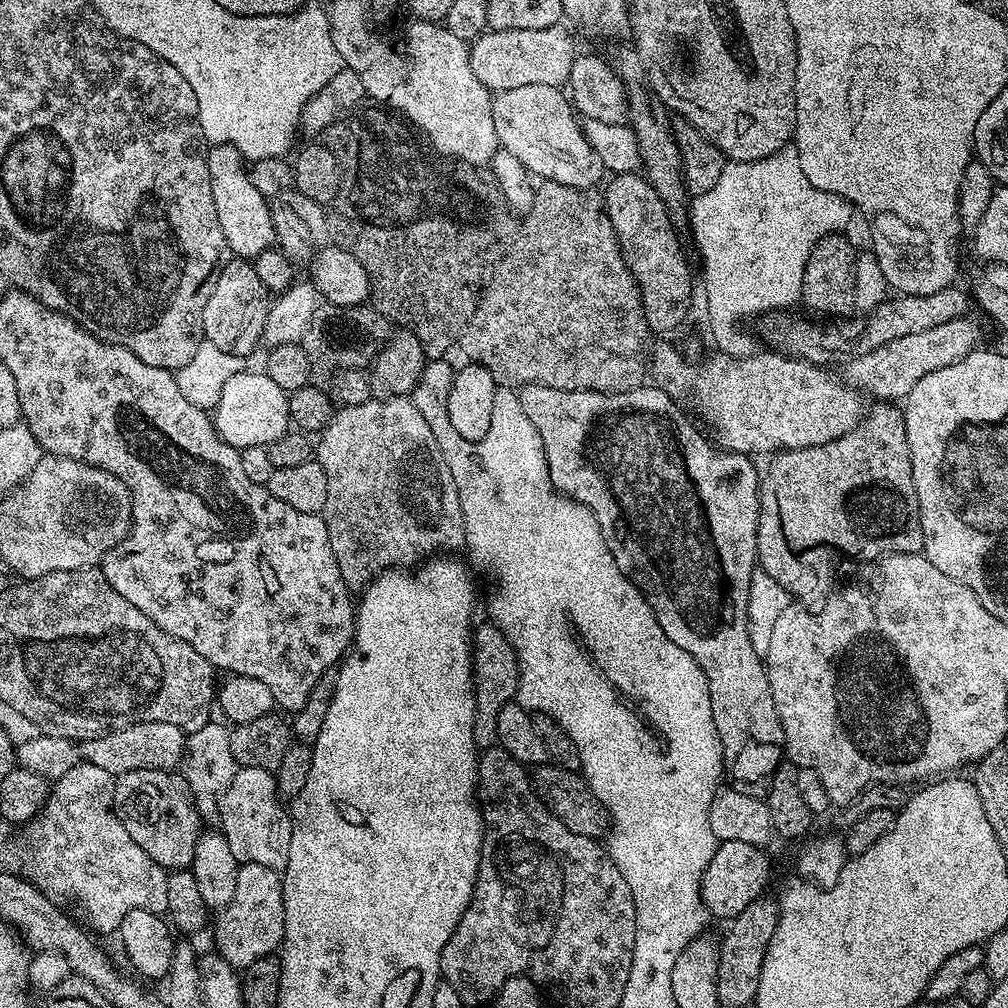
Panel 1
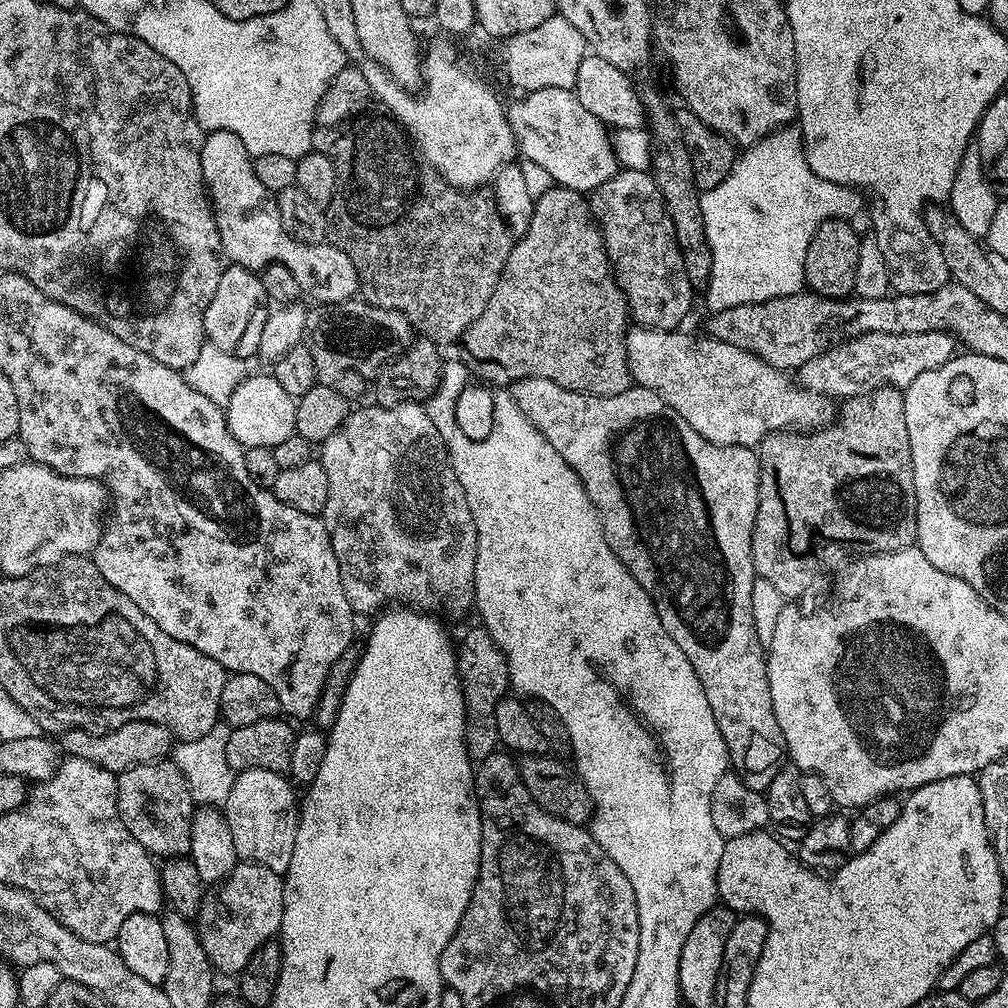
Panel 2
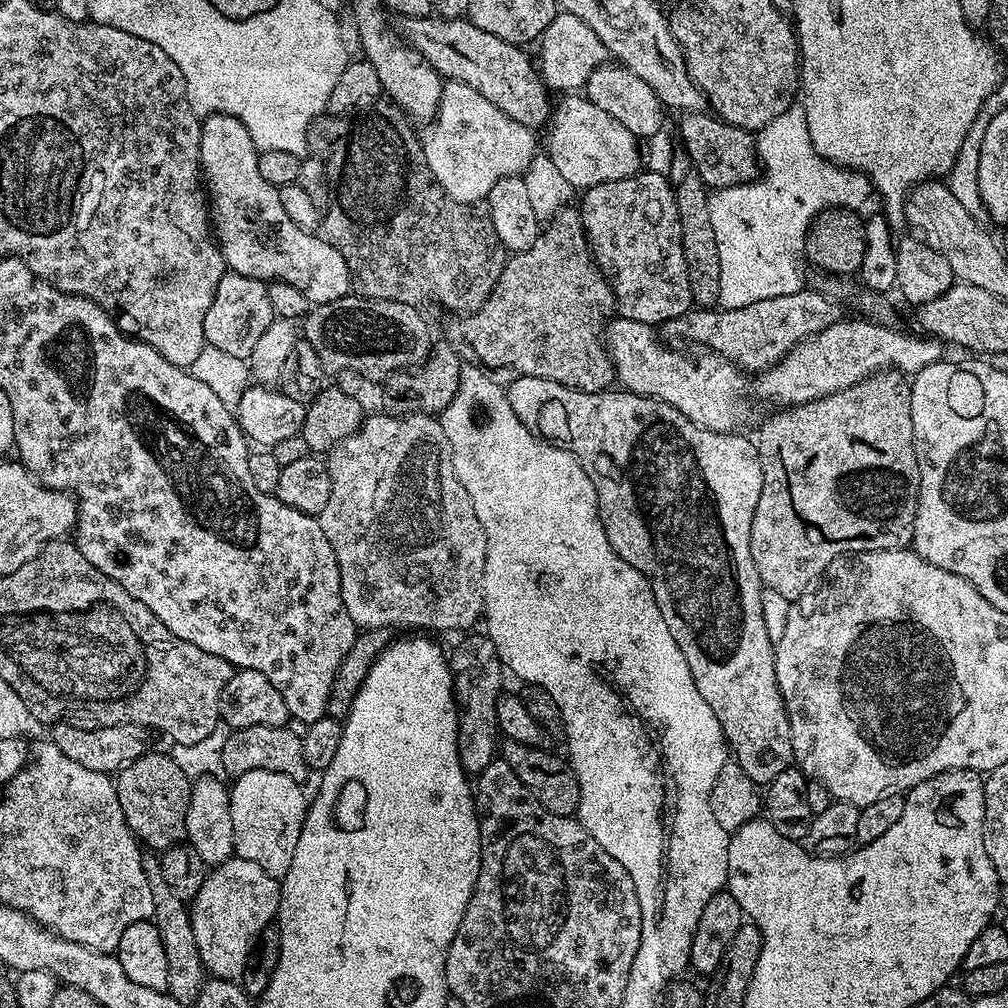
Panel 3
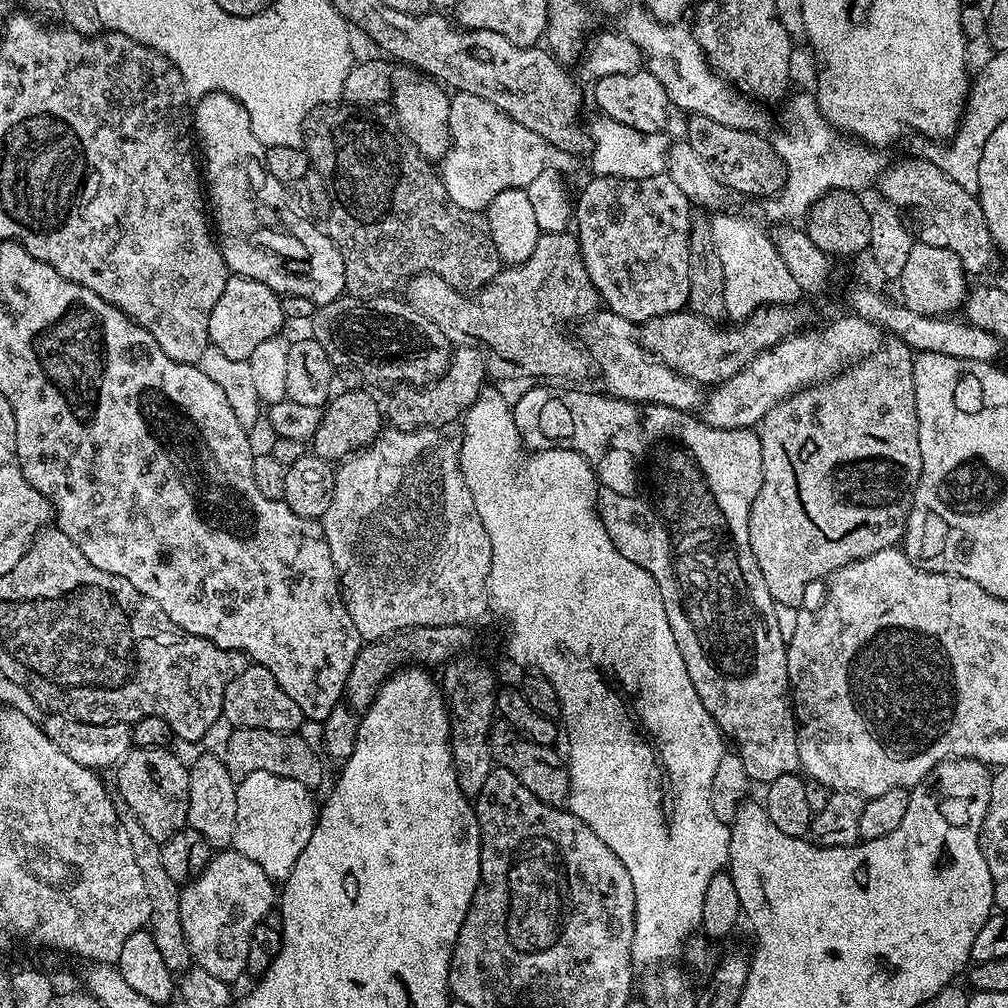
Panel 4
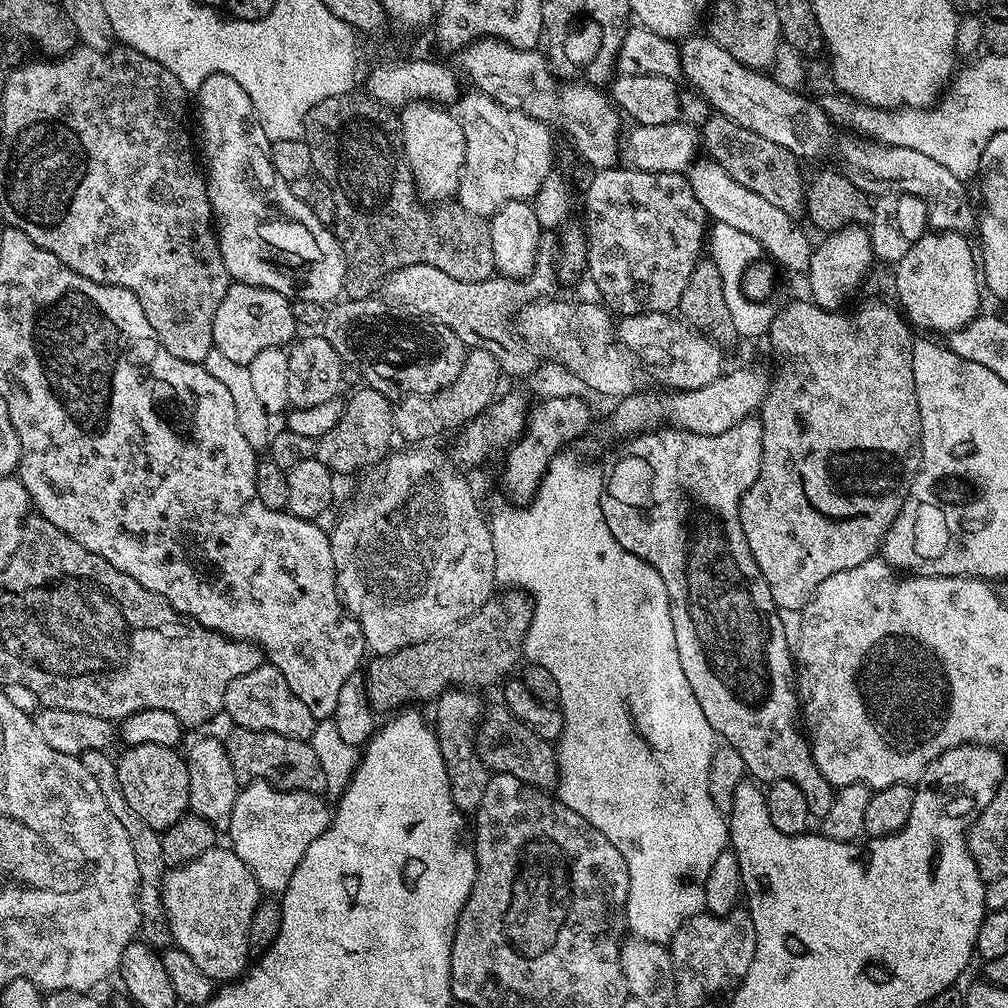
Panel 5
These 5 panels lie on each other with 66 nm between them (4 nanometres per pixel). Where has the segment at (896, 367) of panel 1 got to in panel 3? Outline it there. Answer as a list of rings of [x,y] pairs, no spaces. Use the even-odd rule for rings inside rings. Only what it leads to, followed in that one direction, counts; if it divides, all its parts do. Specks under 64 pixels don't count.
[[[842,318],[834,326],[828,326],[818,334],[814,334],[809,340],[803,340],[798,346],[794,346],[787,352],[777,364],[765,368],[754,380],[754,392],[764,400],[773,400],[776,406],[791,406],[814,402],[818,398],[826,398],[830,394],[838,394],[858,382],[862,382],[867,376],[873,376],[876,372],[895,370],[905,374],[915,374],[934,362],[945,359],[945,345],[941,341],[926,334],[907,336],[904,332],[896,332],[895,327],[884,324],[876,324],[865,318],[848,320]]]

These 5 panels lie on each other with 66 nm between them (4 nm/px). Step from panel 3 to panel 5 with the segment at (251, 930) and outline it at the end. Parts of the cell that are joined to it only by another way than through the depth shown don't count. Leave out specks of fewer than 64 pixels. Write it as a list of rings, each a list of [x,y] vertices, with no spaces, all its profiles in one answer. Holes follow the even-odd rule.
[[[217,846],[206,850],[206,854],[190,862],[169,867],[164,874],[163,898],[168,915],[168,928],[172,931],[175,947],[190,954],[202,974],[209,976],[213,982],[232,982],[249,967],[250,918],[254,918],[254,910],[262,898],[262,893],[246,862],[242,862],[242,858],[238,858],[238,854],[233,852],[231,847]]]

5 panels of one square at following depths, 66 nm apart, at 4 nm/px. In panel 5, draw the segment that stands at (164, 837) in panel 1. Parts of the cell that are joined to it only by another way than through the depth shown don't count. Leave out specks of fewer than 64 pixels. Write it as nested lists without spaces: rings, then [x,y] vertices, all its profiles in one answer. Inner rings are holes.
[[[133,744],[123,750],[125,752],[116,760],[116,769],[118,786],[122,786],[128,809],[138,814],[146,826],[162,834],[189,811],[188,766],[185,757],[177,749],[153,744]]]

